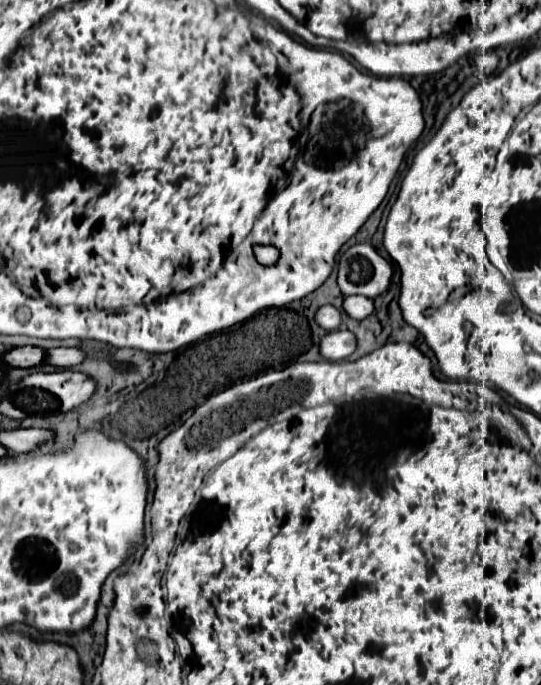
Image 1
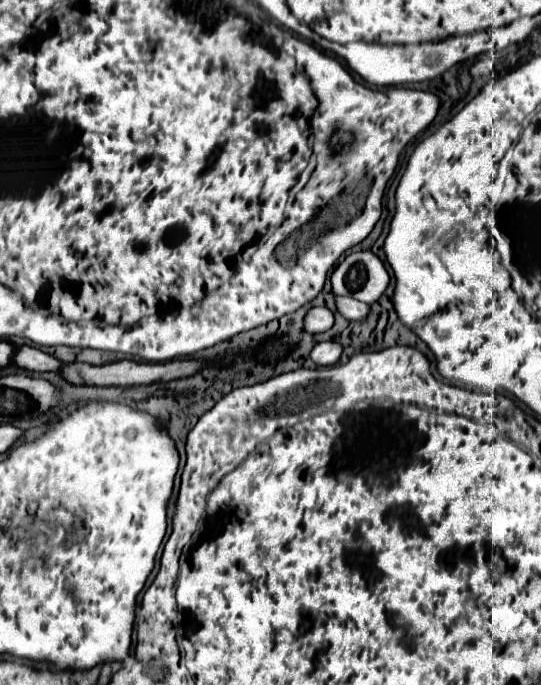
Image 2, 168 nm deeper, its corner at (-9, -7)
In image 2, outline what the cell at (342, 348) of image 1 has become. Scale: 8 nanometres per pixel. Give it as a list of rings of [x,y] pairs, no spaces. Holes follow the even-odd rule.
[[[316,343],[310,357],[318,365],[336,365],[342,357],[344,347],[340,343]]]

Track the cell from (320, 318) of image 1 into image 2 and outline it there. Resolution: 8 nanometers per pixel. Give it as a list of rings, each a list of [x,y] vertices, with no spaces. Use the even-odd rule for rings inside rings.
[[[314,307],[304,317],[304,329],[308,333],[314,333],[314,335],[328,331],[332,325],[334,325],[334,315],[326,307]]]

